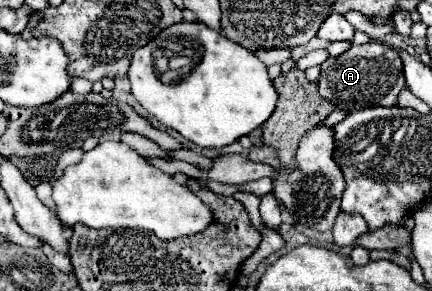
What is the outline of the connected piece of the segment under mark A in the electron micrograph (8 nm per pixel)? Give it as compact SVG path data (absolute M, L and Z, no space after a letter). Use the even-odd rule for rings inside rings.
M374 40L360 46L354 44L348 52L330 58L320 66L318 92L322 98L330 100L336 110L356 112L368 106L390 108L396 106L402 88L404 88L404 72L400 56Z

